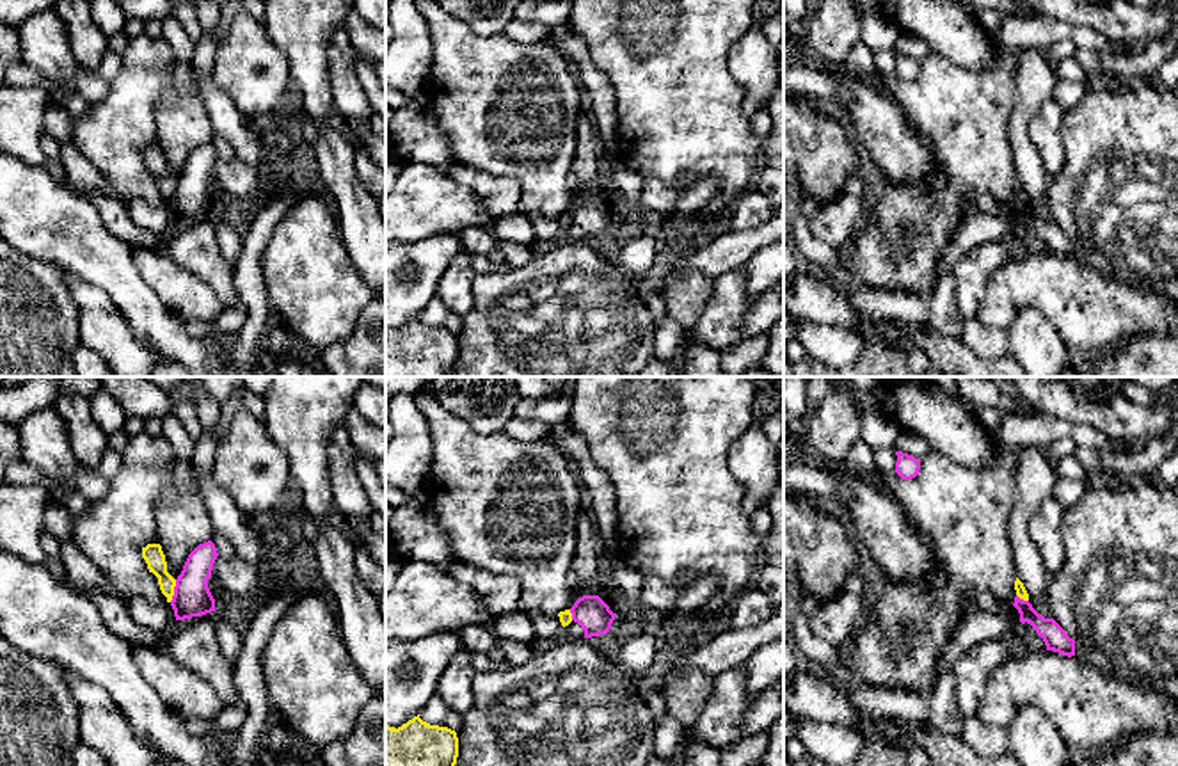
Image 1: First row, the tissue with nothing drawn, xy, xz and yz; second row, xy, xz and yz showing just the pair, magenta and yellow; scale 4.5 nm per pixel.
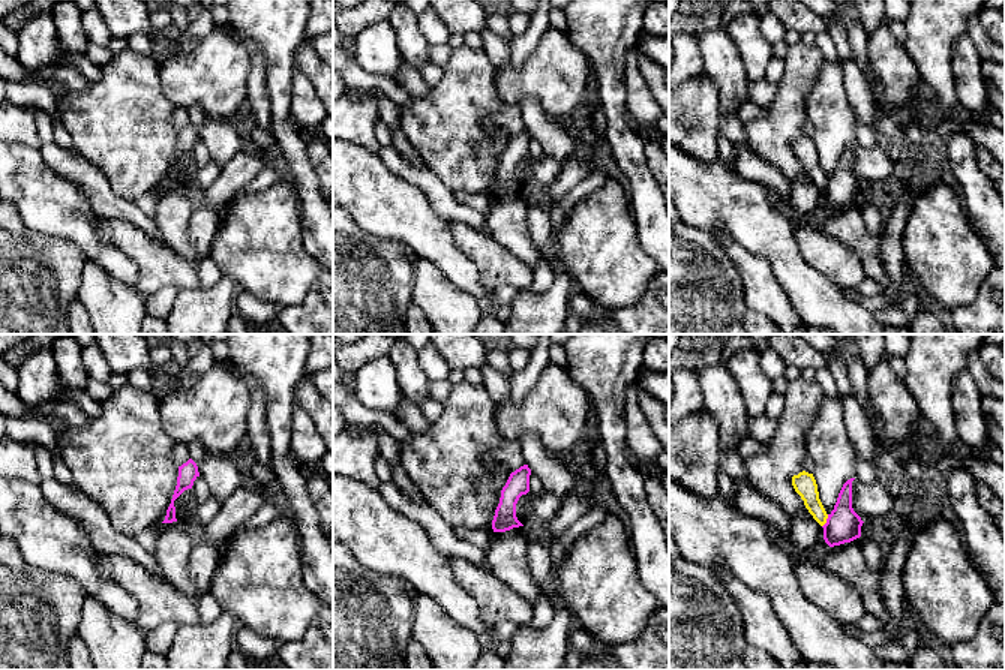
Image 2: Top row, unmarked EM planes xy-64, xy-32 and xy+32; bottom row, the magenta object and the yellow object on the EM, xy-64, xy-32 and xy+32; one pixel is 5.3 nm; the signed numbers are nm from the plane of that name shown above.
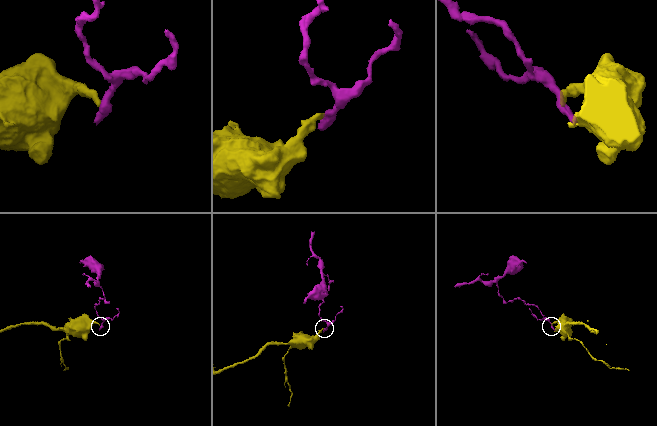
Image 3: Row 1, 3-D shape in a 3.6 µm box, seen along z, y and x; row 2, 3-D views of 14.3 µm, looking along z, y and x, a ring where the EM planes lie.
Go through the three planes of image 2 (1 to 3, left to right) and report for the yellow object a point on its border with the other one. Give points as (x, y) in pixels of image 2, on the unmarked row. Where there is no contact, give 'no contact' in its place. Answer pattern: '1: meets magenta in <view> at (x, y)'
1: no contact
2: no contact
3: meets magenta in xy+32 at (827, 185)

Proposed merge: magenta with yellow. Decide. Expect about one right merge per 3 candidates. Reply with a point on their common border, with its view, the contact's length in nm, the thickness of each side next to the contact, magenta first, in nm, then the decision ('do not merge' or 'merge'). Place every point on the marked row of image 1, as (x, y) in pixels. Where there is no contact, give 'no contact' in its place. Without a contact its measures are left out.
contact xy (175, 590); length 110 nm; calibres 170 and 90 nm; do not merge

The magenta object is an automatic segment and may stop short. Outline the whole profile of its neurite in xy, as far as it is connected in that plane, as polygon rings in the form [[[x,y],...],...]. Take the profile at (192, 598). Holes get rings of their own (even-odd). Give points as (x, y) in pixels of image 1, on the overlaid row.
[[[211,540],[199,544],[187,558],[176,579],[171,606],[176,620],[201,617],[215,611],[215,599],[208,588],[208,579],[219,553]]]

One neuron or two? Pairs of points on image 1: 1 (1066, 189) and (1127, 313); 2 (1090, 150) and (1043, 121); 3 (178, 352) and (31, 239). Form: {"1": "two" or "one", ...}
{"1": "two", "2": "two", "3": "one"}

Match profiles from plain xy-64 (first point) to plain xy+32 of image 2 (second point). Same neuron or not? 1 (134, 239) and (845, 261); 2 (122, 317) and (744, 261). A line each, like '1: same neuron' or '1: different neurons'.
1: same neuron
2: same neuron

